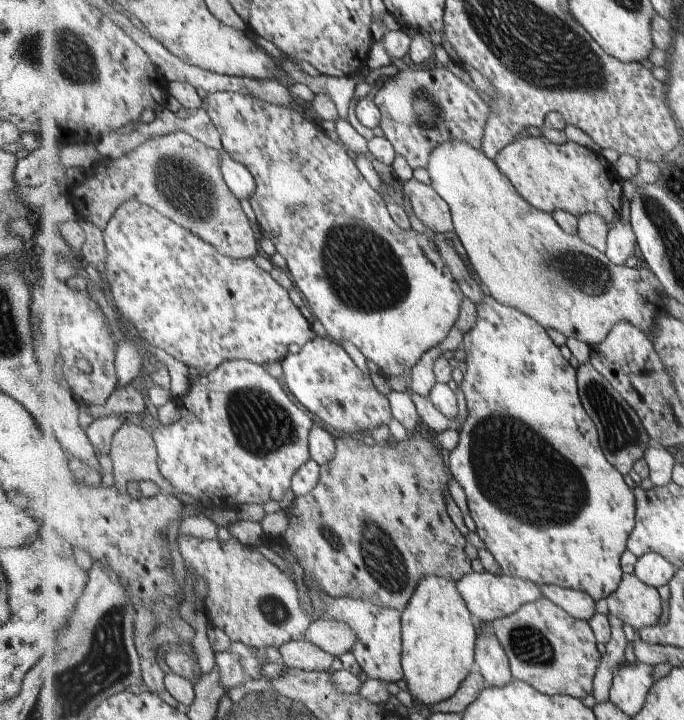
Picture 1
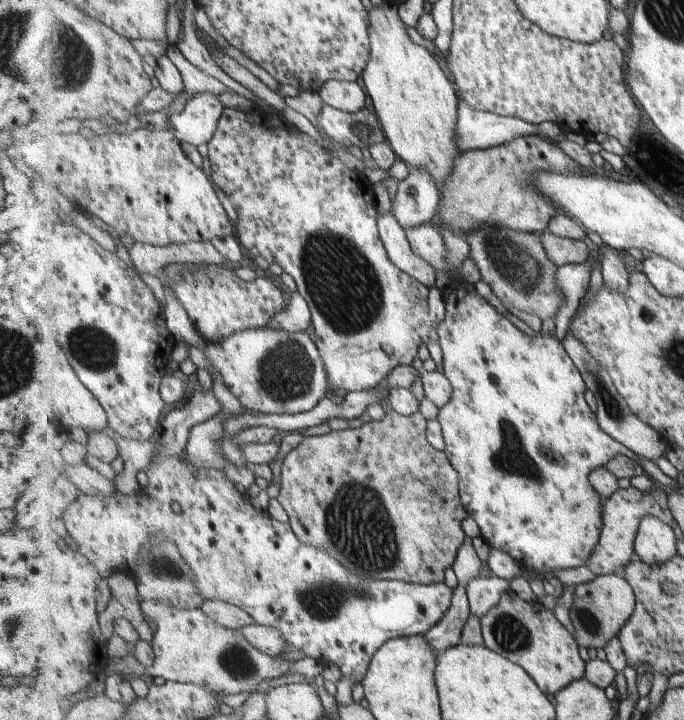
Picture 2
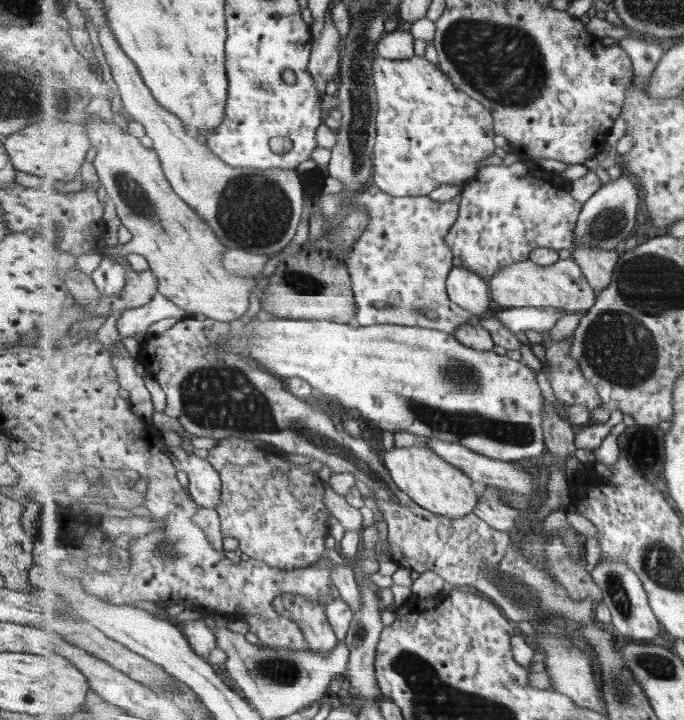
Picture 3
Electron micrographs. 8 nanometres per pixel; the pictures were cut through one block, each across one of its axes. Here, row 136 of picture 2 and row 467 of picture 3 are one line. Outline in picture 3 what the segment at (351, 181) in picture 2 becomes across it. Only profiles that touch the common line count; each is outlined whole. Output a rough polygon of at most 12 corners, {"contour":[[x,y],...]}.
{"contour":[[221,439],[222,537],[295,571],[325,556],[326,482]]}

